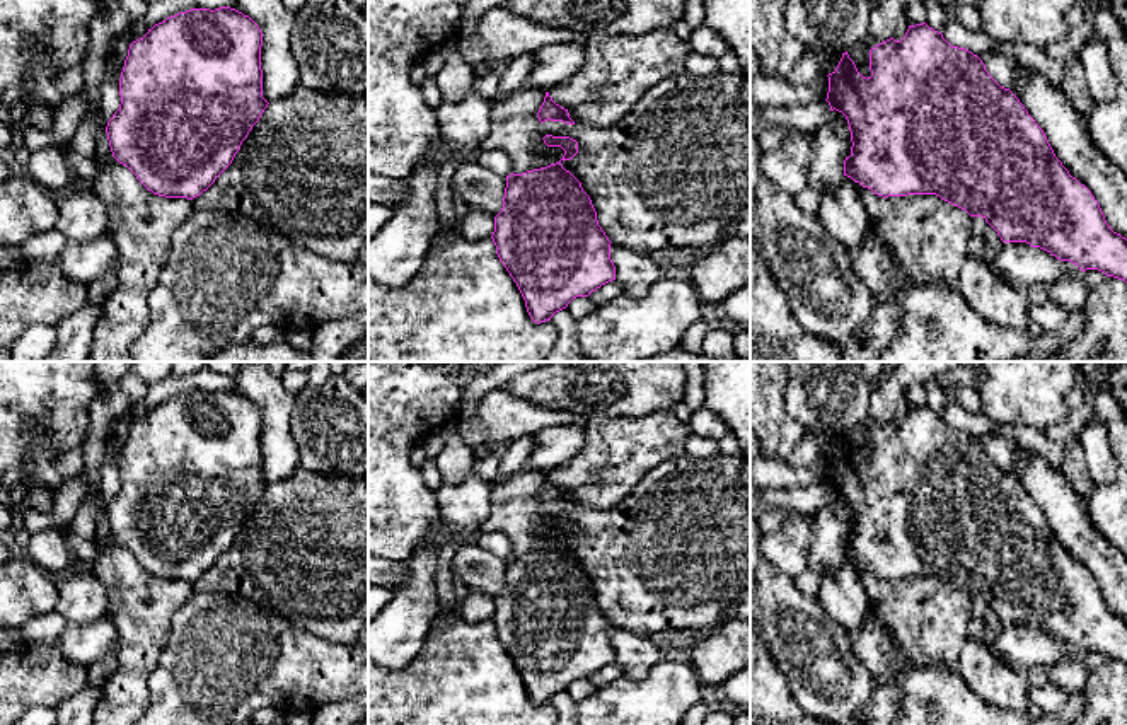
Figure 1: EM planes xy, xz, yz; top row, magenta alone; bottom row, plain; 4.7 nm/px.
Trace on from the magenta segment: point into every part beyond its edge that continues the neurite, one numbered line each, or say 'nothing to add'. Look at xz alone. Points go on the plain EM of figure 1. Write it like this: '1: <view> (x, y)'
nothing to add

